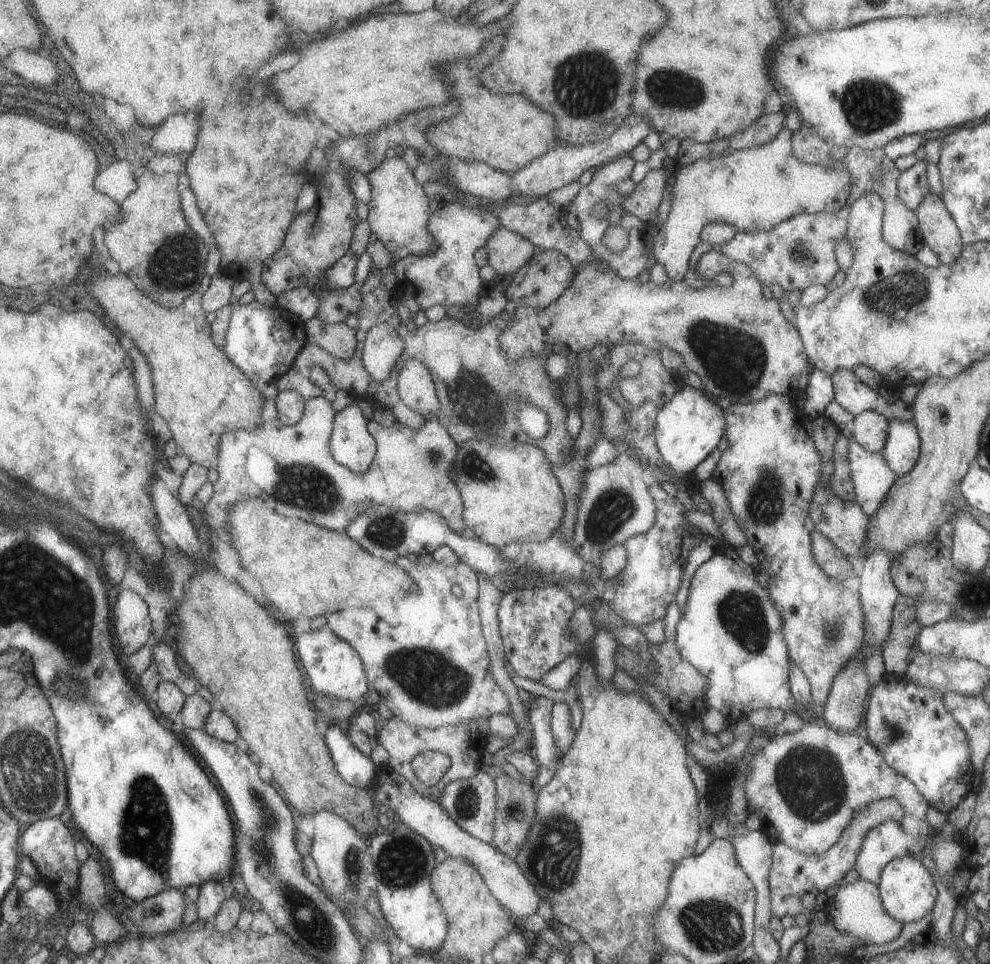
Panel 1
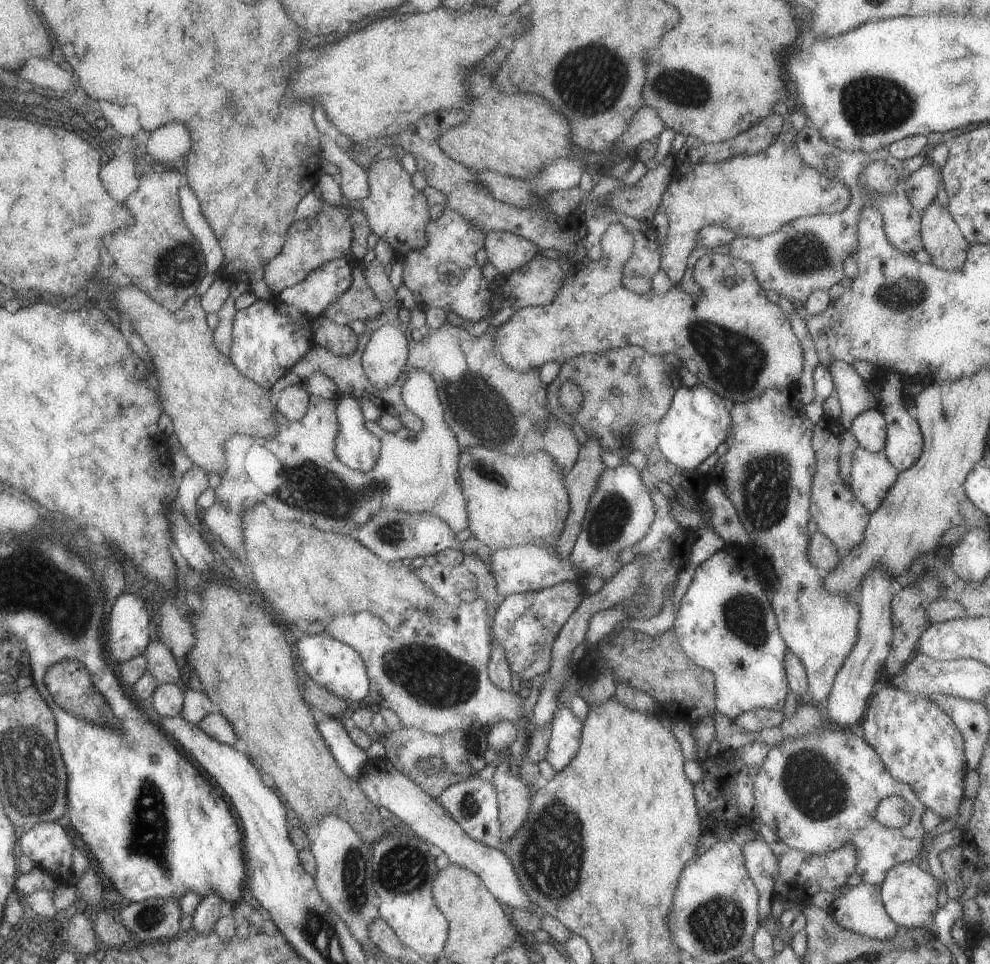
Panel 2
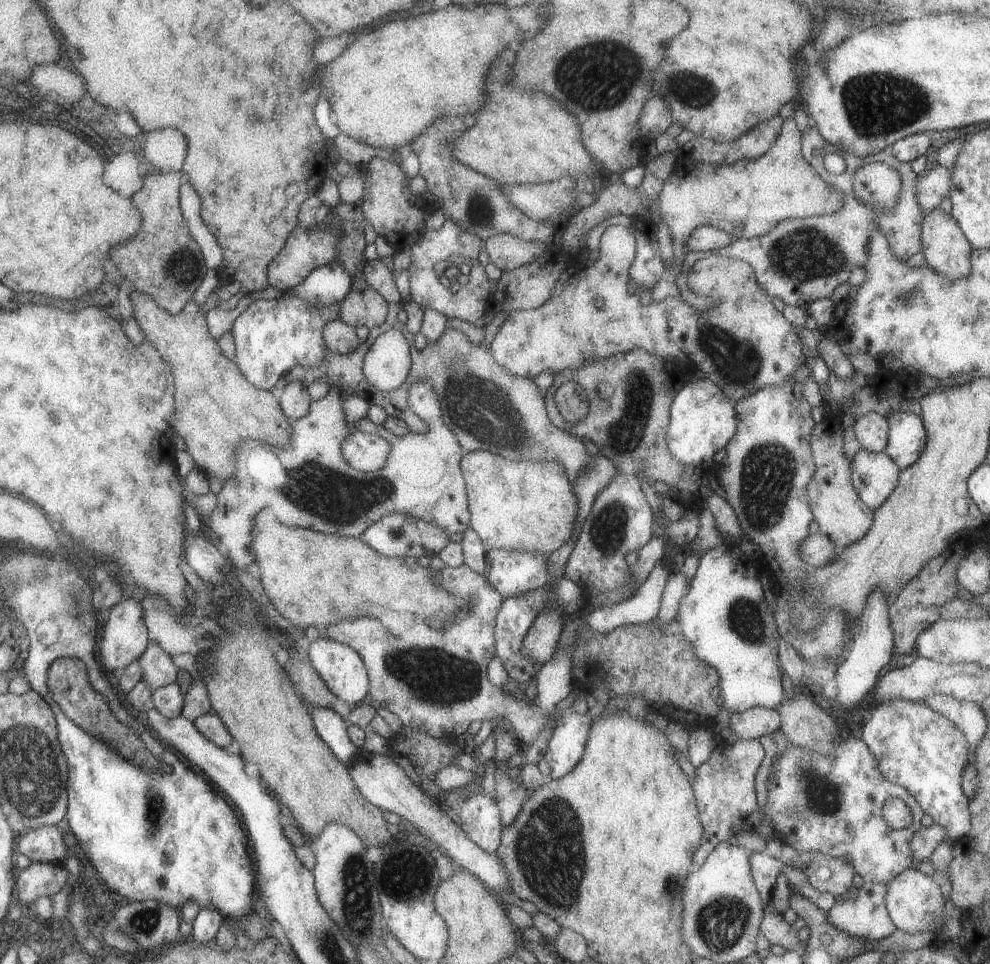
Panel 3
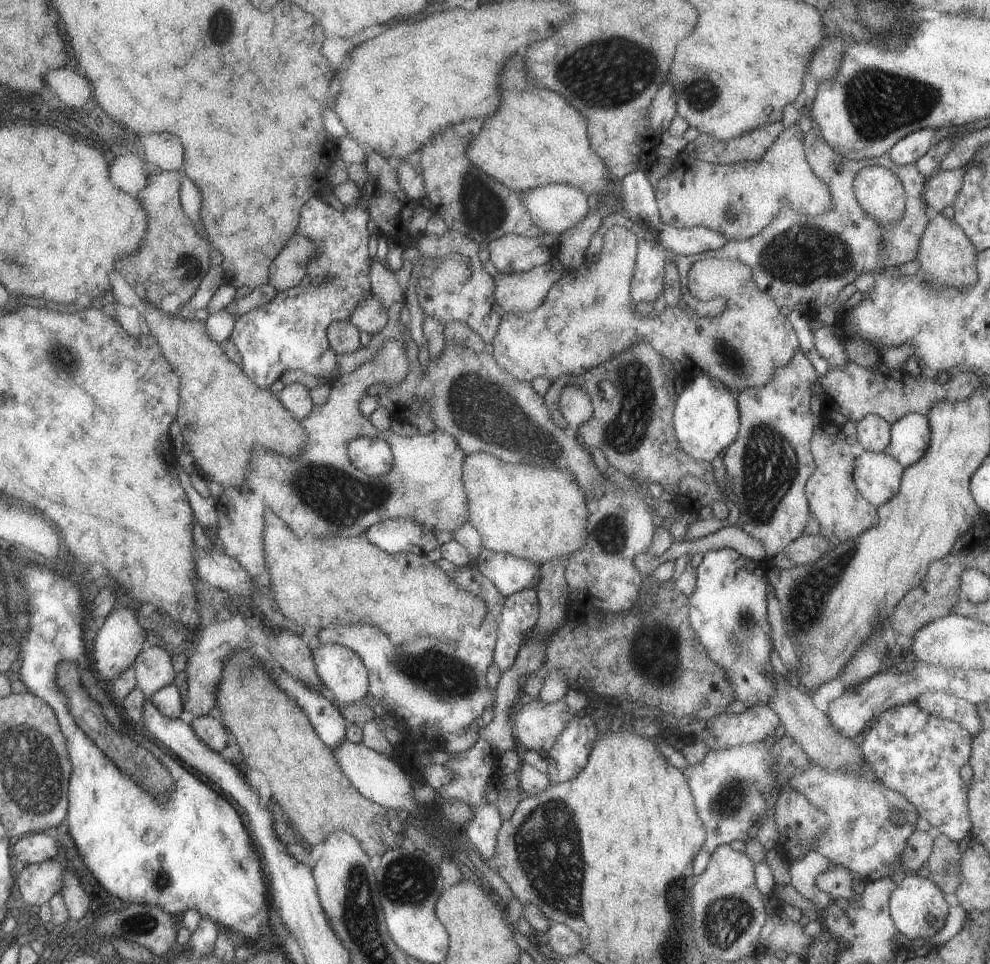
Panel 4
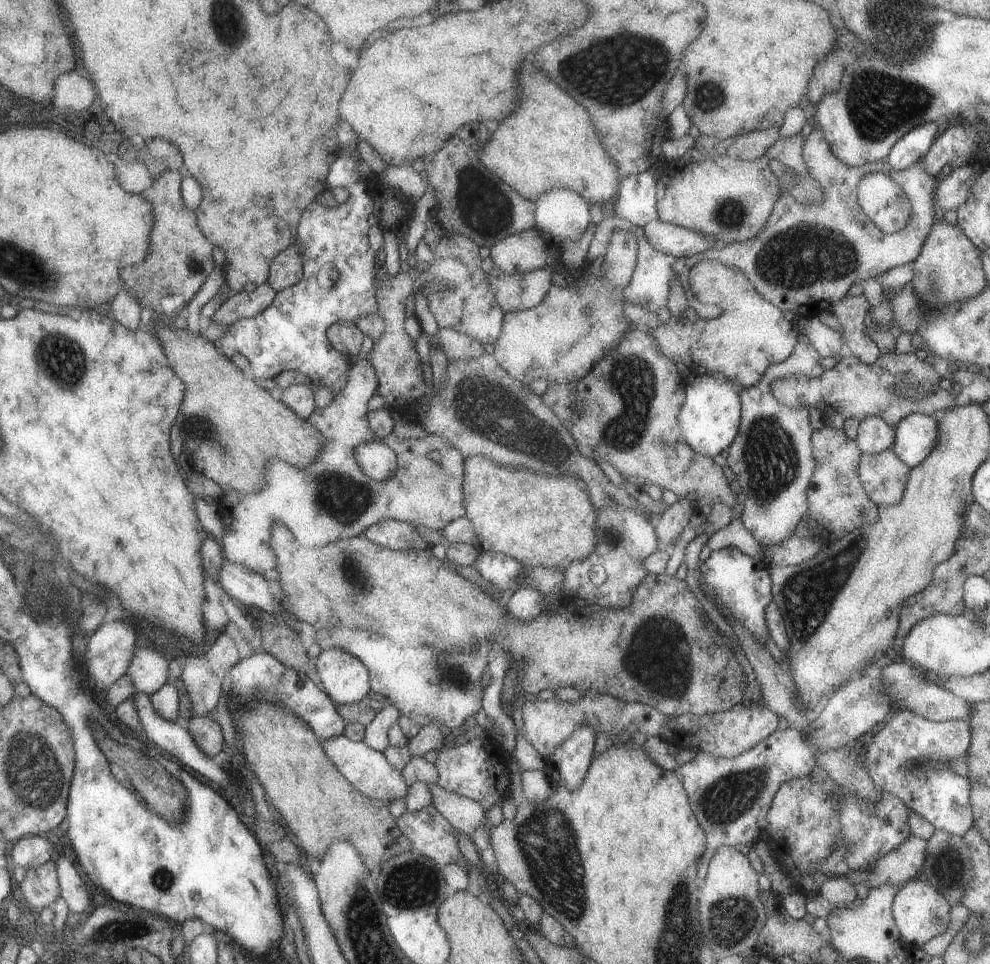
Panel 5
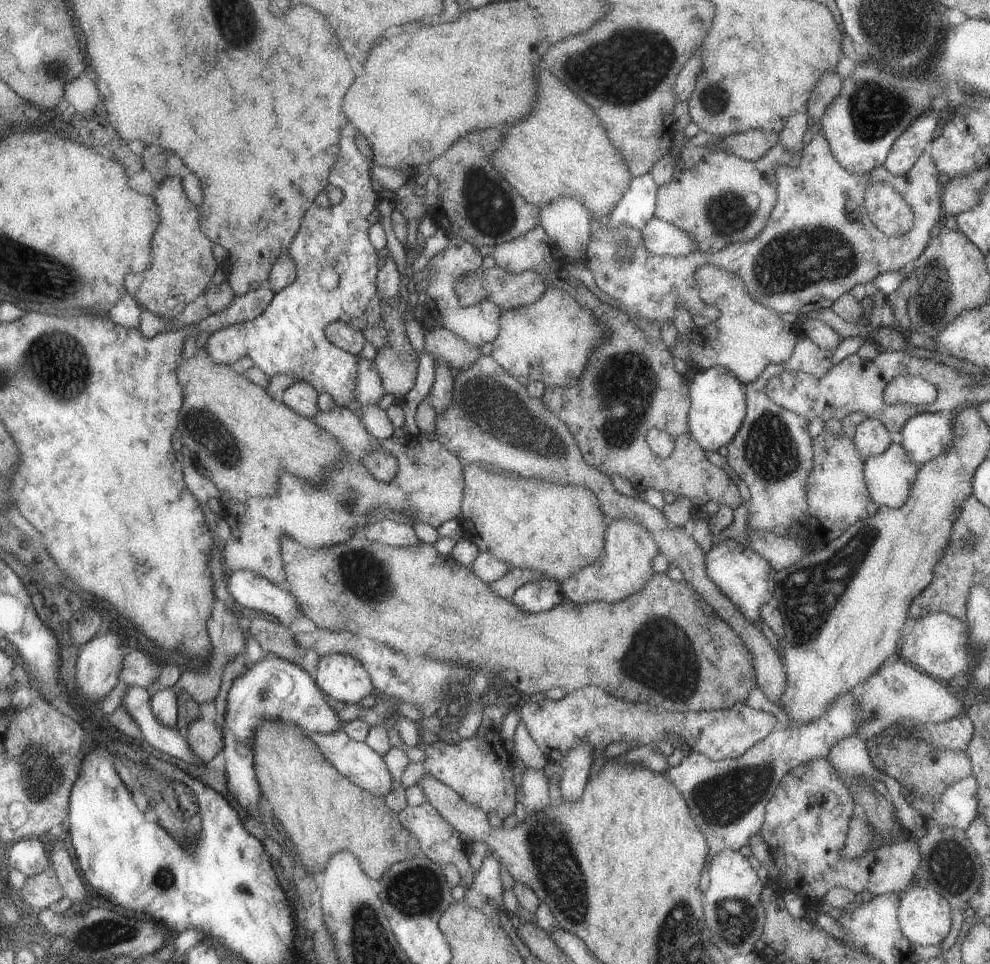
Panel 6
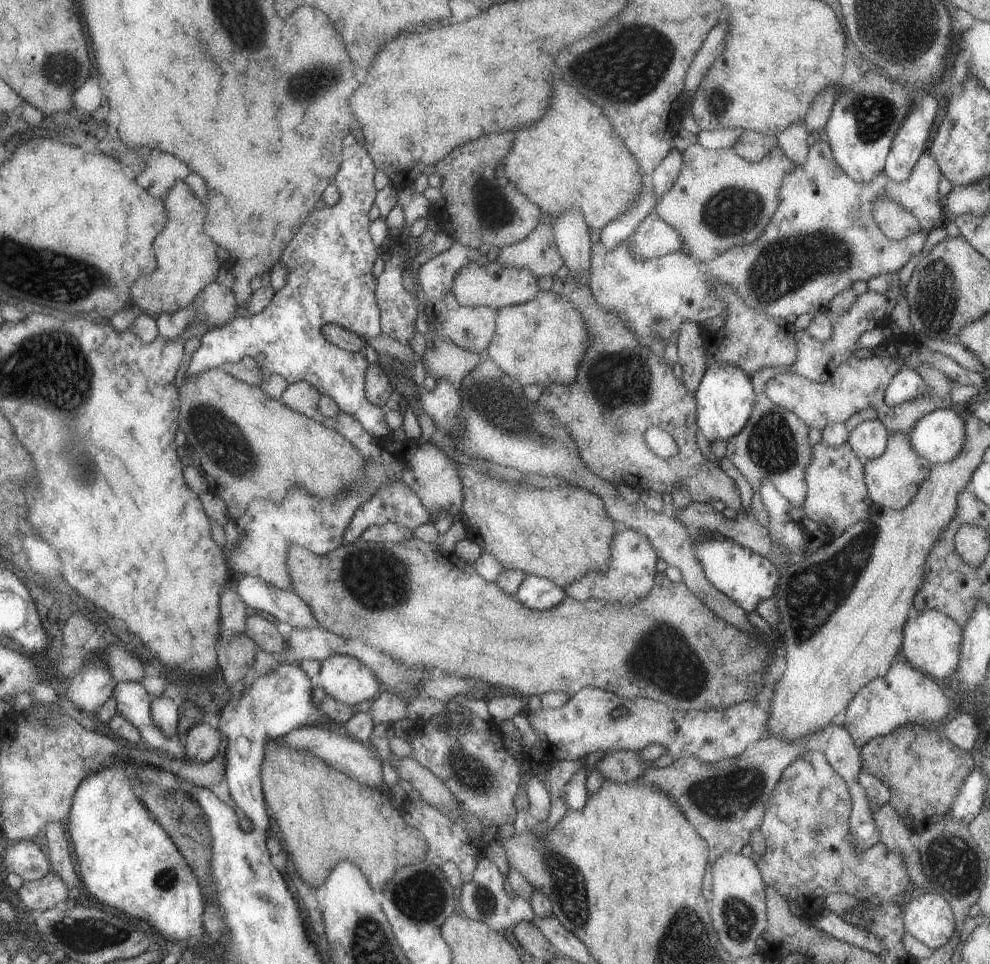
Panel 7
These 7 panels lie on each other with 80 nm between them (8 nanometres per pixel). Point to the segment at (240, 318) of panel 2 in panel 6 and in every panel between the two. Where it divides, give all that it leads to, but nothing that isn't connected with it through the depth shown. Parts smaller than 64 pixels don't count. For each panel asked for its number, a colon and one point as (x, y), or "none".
3: (271, 336)
4: (289, 332)
5: (337, 284)
6: (336, 279)

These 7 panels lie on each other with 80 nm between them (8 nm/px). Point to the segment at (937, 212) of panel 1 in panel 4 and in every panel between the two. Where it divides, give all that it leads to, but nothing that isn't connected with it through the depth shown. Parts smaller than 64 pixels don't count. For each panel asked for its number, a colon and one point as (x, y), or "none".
2: (941, 238)
3: (945, 249)
4: (946, 257)

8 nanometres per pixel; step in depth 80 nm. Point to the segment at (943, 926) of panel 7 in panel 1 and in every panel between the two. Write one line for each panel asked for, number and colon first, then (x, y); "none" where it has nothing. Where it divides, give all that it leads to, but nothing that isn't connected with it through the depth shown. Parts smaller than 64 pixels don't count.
1: (906, 889)
2: (910, 896)
3: (913, 901)
4: (918, 908)
5: (920, 912)
6: (924, 917)

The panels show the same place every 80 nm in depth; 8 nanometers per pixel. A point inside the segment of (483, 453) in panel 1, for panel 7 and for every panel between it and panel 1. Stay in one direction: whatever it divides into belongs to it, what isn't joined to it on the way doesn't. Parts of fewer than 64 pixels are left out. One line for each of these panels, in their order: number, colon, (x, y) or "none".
2: (512, 500)
3: (528, 506)
4: (535, 514)
5: (540, 521)
6: (555, 530)
7: (561, 534)

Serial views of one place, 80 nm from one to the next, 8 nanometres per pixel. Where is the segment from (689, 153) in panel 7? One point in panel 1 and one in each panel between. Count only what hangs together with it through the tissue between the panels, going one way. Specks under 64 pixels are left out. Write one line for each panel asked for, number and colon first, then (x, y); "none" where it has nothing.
1: (751, 189)
2: (753, 195)
3: (745, 199)
4: (738, 200)
5: (728, 199)
6: (717, 198)

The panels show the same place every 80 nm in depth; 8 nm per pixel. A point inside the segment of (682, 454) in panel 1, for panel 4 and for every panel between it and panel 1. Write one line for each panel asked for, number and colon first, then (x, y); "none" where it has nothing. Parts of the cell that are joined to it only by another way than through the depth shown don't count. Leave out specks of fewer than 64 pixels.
2: (696, 422)
3: (702, 419)
4: (705, 419)

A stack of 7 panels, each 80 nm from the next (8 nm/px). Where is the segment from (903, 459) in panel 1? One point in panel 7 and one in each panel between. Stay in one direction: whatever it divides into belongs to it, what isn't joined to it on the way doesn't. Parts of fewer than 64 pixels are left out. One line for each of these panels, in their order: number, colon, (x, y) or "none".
2: (904, 443)
3: (906, 439)
4: (909, 436)
5: (915, 436)
6: (924, 436)
7: (939, 436)

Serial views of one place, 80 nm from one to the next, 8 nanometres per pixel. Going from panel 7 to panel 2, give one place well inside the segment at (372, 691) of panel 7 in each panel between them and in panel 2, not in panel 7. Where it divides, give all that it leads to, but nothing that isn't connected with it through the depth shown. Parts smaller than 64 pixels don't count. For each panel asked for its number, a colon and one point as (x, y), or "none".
2: (337, 667)
3: (341, 669)
4: (339, 669)
5: (345, 680)
6: (342, 677)

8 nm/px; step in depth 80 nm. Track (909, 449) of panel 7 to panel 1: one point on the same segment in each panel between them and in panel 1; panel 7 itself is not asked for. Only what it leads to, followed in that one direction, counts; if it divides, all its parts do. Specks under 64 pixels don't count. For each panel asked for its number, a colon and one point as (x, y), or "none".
1: (871, 476)
2: (871, 476)
3: (874, 476)
4: (877, 476)
5: (883, 475)
6: (888, 477)

